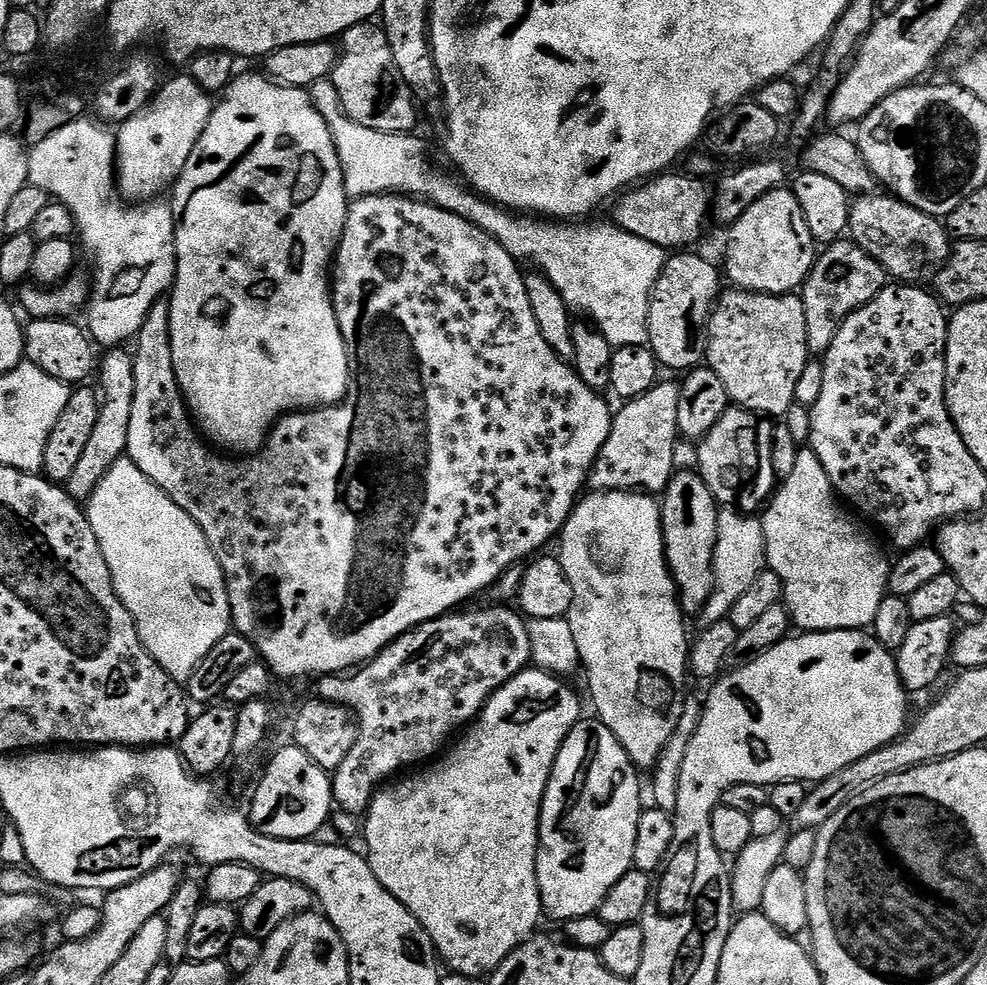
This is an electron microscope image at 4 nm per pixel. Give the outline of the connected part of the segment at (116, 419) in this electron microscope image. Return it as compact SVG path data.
M112 346L108 352L99 357L98 376L100 372L100 413L96 416L94 431L90 434L90 442L86 442L86 450L78 458L78 466L74 466L74 474L70 474L66 490L77 502L86 502L94 494L94 490L102 482L108 469L118 462L128 451L128 427L130 414L134 410L134 356L127 347Z

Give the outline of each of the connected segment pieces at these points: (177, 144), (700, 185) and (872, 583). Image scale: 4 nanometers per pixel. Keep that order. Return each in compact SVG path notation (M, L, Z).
M191 74L166 79L155 97L133 117L119 125L116 137L115 187L128 202L152 202L159 192L167 193L182 174L194 146L212 117L214 100L194 82Z
M661 174L627 189L615 201L611 219L616 227L637 238L646 238L646 242L654 242L654 246L665 250L684 250L692 246L688 244L703 234L704 223L710 220L714 192L699 176L672 175Z
M804 446L790 461L788 477L762 515L764 558L780 579L789 621L804 632L868 630L888 591L890 560L843 512L822 462Z

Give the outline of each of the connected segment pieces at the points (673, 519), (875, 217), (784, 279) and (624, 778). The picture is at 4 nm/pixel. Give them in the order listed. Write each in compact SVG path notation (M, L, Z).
M677 471L664 489L660 504L660 521L664 531L664 554L668 559L668 569L678 593L680 607L685 613L698 614L704 609L712 593L714 546L721 509L699 471L691 471Z
M891 194L858 196L851 201L847 235L866 254L876 259L896 282L920 282L924 271L935 269L950 255L947 227L937 217L926 214Z
M785 186L762 194L742 218L738 218L727 229L728 249L724 252L722 272L729 285L741 292L761 292L767 296L787 296L795 293L803 285L810 274L812 264L818 255L818 245L812 239L810 226L806 226L806 218L802 218L802 206L798 206L798 198L792 193L791 187Z
M599 718L581 719L580 723L573 726L570 734L562 742L558 750L558 758L552 767L552 773L548 779L548 785L544 791L544 801L540 807L540 841L536 851L536 881L540 887L540 900L544 904L544 911L550 917L553 916L557 922L582 918L599 913L602 902L606 894L625 876L627 872L633 871L634 868L634 842L638 836L638 822L642 805L640 805L640 776L641 773L630 762L630 758L614 734L610 734L608 727L600 721Z

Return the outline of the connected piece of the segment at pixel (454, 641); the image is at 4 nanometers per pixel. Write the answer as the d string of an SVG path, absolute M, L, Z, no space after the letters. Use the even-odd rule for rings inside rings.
M492 607L496 608L472 608L469 612L464 612L465 610L453 610L446 616L440 616L437 620L431 620L430 622L420 625L419 628L411 628L410 631L403 632L400 637L386 645L379 654L372 657L372 659L367 661L367 663L365 663L359 670L353 671L351 674L345 676L333 674L331 676L319 677L319 699L326 700L329 704L343 704L345 708L351 711L356 722L356 741L350 746L350 752L346 754L342 766L338 766L335 772L331 773L332 799L335 807L339 809L339 811L341 808L342 811L349 812L352 816L357 816L357 818L363 817L368 811L368 803L372 800L378 786L391 781L393 777L403 773L405 770L415 769L417 766L431 761L433 757L435 757L437 753L439 753L441 749L443 749L445 745L447 745L449 741L451 741L453 737L465 727L465 725L475 719L477 713L483 710L485 702L492 697L493 693L497 692L506 682L510 682L510 678L514 678L519 672L522 672L525 668L529 667L532 651L530 650L530 638L528 637L527 623L525 623L515 611L512 613L511 610L508 609L511 607Z

